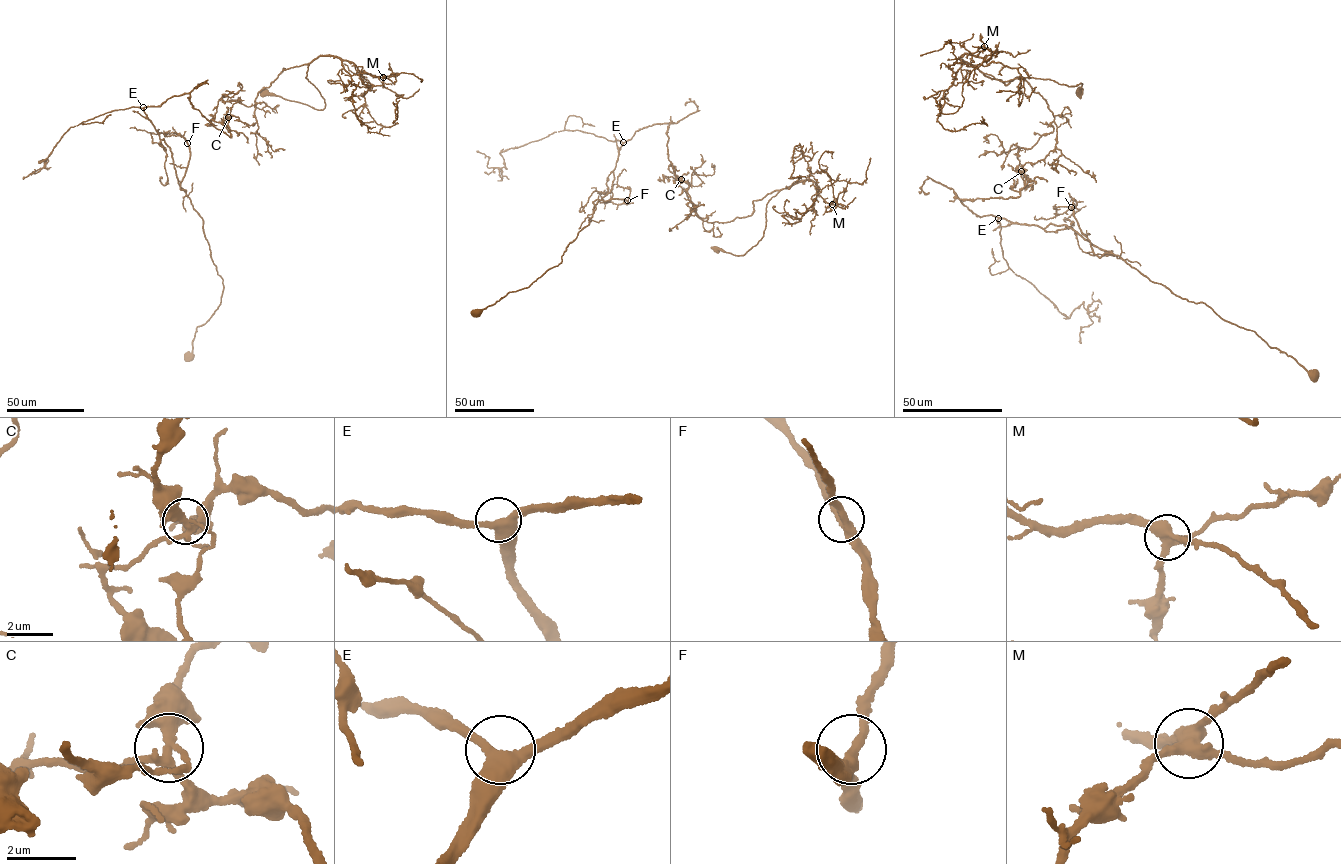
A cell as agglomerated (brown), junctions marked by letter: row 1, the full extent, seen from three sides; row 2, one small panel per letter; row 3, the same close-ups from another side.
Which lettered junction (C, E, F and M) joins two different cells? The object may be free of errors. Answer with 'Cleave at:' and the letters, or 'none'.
Cleave at: C

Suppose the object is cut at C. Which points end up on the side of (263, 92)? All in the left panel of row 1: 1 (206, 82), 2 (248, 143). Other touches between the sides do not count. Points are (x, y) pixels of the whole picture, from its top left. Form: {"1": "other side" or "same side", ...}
{"1": "other side", "2": "other side"}

